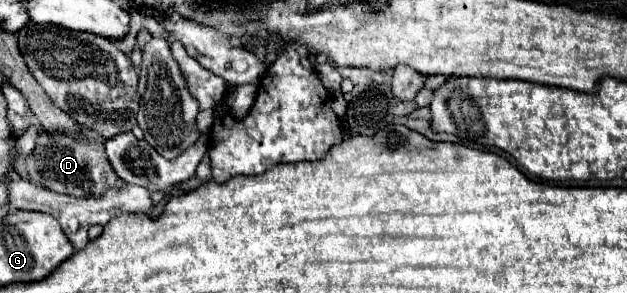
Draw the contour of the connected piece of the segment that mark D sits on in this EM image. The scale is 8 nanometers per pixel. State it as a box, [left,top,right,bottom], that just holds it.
[27,130,121,198]

